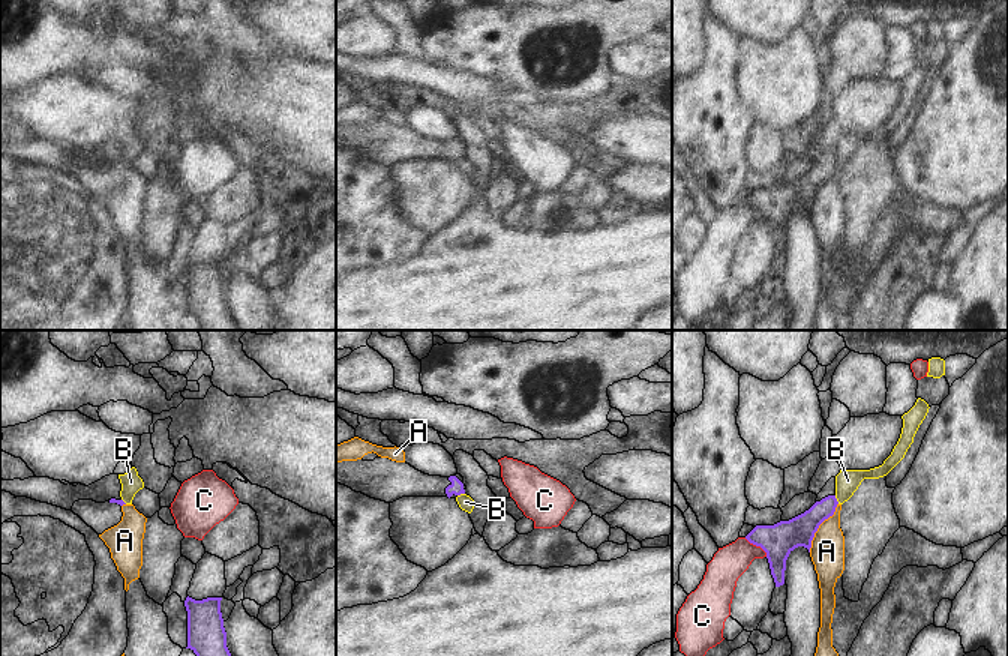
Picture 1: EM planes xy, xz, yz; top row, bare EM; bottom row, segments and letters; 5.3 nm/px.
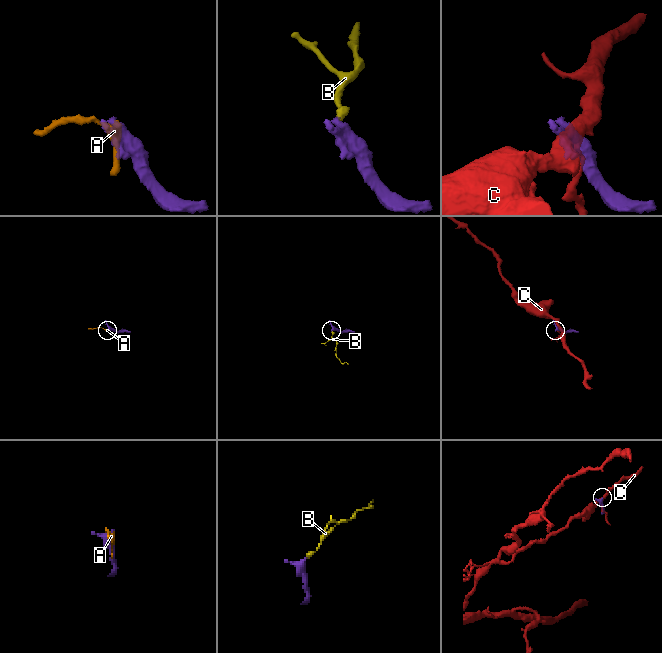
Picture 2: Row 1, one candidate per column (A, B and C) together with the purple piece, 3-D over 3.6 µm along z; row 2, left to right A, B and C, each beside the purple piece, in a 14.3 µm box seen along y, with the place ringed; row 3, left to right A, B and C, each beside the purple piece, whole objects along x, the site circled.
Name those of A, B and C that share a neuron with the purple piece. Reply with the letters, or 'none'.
none

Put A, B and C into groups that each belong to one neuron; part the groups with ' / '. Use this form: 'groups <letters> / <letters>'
groups A B / C

